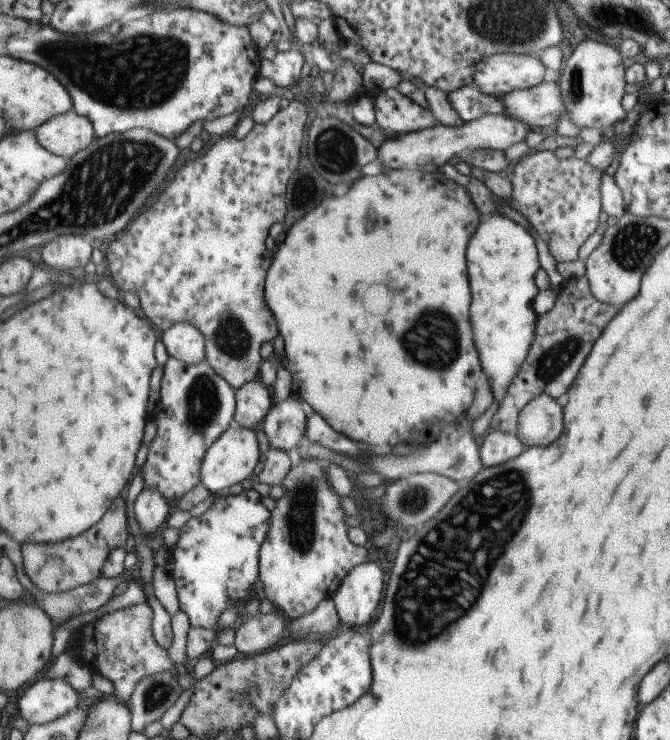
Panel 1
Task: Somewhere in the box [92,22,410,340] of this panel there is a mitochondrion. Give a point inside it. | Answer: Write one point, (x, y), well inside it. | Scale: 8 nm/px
(334, 149)

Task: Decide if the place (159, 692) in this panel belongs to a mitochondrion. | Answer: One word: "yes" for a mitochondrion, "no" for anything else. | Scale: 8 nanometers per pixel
yes

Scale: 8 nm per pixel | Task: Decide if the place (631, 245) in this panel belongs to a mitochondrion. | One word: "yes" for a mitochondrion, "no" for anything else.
yes

